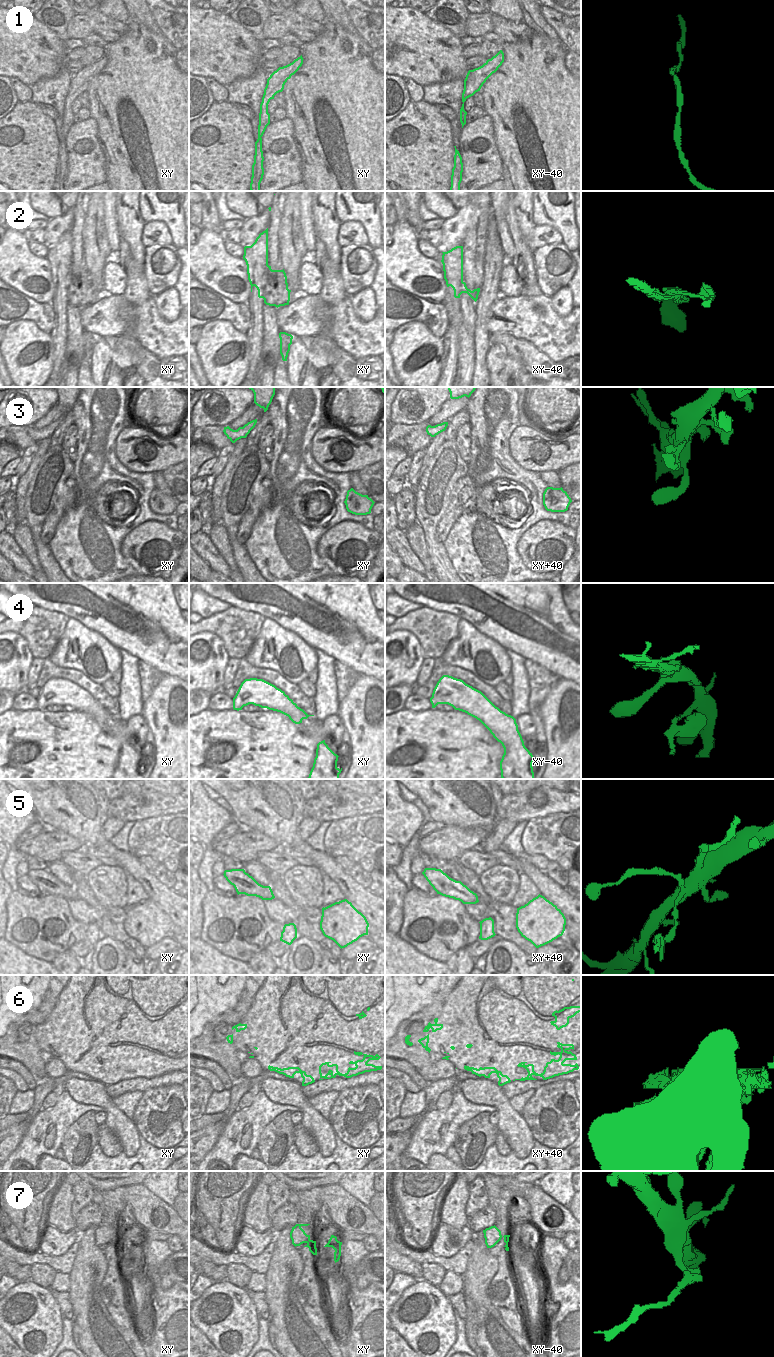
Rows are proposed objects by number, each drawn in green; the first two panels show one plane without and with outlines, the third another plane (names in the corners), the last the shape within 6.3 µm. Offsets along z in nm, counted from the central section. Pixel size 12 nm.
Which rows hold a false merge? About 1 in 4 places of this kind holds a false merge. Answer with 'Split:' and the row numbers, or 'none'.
Split: 2, 5, 7

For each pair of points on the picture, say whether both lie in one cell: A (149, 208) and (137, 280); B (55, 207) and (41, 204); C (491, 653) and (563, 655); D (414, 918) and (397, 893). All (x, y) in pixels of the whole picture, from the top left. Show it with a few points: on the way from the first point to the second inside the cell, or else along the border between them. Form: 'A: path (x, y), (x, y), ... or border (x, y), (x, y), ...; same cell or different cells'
A: border (138, 201), (141, 218), (145, 222); different cells
B: path (52, 207), (49, 204), (44, 204); same cell
C: border (486, 636), (496, 640), (507, 649); different cells
D: border (408, 890), (404, 897), (403, 921), (400, 926); different cells

